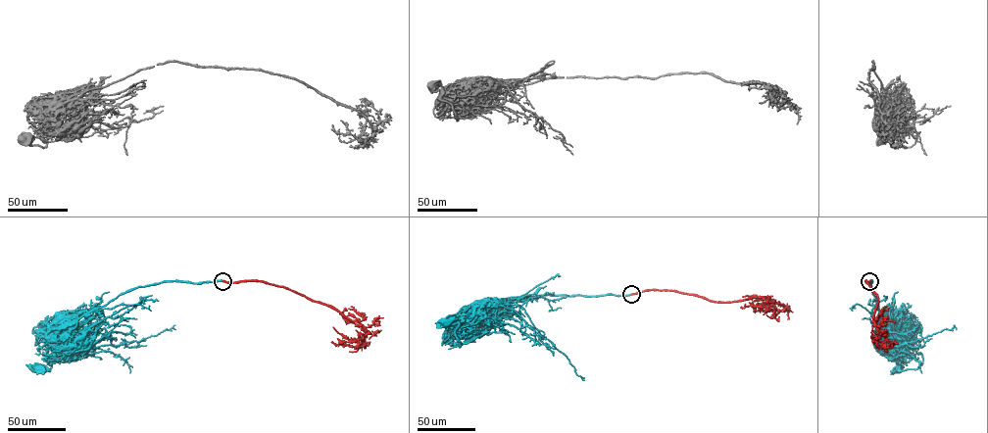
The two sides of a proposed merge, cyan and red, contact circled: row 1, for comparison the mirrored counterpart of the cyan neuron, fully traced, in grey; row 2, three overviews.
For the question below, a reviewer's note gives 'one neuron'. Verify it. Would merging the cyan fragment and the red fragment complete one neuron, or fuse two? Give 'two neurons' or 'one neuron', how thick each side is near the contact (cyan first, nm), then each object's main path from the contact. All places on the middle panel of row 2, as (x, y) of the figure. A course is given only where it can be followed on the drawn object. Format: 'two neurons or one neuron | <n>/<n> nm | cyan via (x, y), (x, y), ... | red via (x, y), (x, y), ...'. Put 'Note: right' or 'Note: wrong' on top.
Note: right
one neuron | 600/650 nm | cyan via (631, 294), (481, 301), (471, 315), (490, 327), (460, 347), (458, 323), (448, 322) | red via (631, 294), (673, 290), (723, 302), (765, 297), (772, 302), (774, 309), (741, 307)

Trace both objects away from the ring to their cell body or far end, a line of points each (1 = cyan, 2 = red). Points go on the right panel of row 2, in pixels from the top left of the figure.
1: (869, 280), (879, 312), (877, 332), (892, 347), (902, 335), (922, 359), (916, 368), (898, 369)
2: (869, 280), (865, 281), (877, 297), (873, 320), (886, 338), (883, 346), (882, 341)

